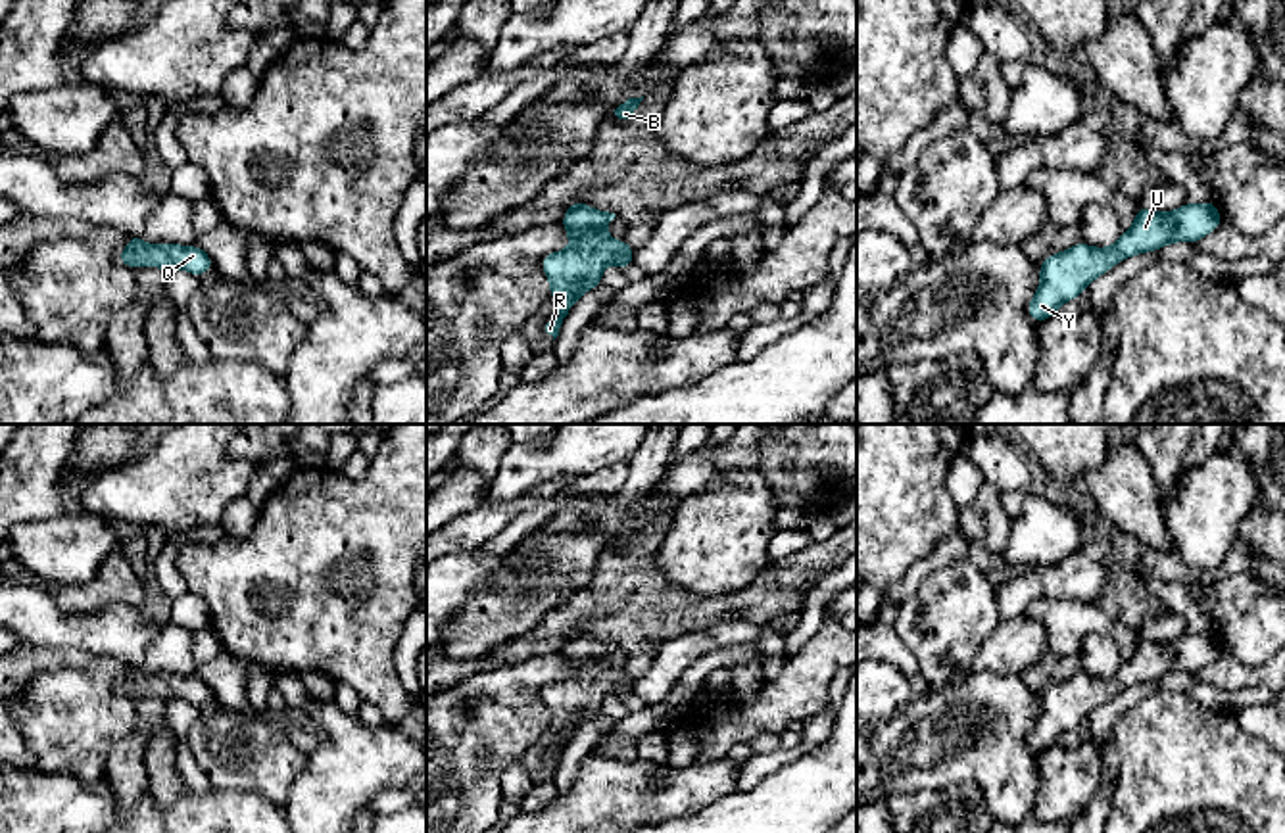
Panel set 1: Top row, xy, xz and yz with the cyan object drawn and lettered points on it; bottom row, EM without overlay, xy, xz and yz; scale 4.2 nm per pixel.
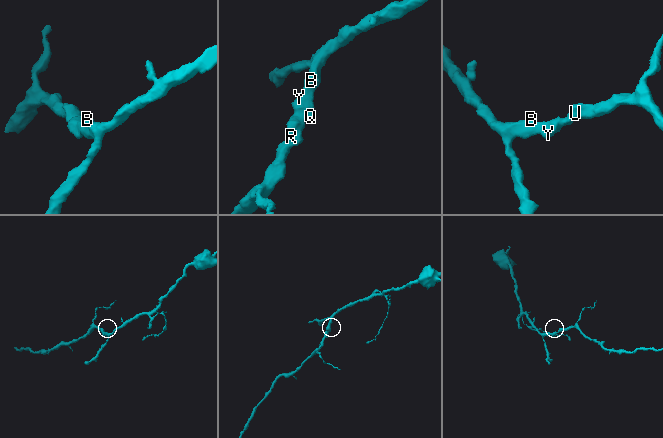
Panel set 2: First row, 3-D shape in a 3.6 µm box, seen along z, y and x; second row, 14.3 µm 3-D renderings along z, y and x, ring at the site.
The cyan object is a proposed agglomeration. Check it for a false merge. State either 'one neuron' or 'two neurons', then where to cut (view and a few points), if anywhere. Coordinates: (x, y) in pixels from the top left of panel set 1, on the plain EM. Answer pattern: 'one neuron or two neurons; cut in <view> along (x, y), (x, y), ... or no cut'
one neuron; no cut

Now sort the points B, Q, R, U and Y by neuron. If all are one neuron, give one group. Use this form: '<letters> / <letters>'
B Q R U Y

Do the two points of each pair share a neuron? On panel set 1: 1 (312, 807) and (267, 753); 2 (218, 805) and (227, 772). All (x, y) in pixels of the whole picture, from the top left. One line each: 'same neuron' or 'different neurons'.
1: different neurons
2: different neurons

